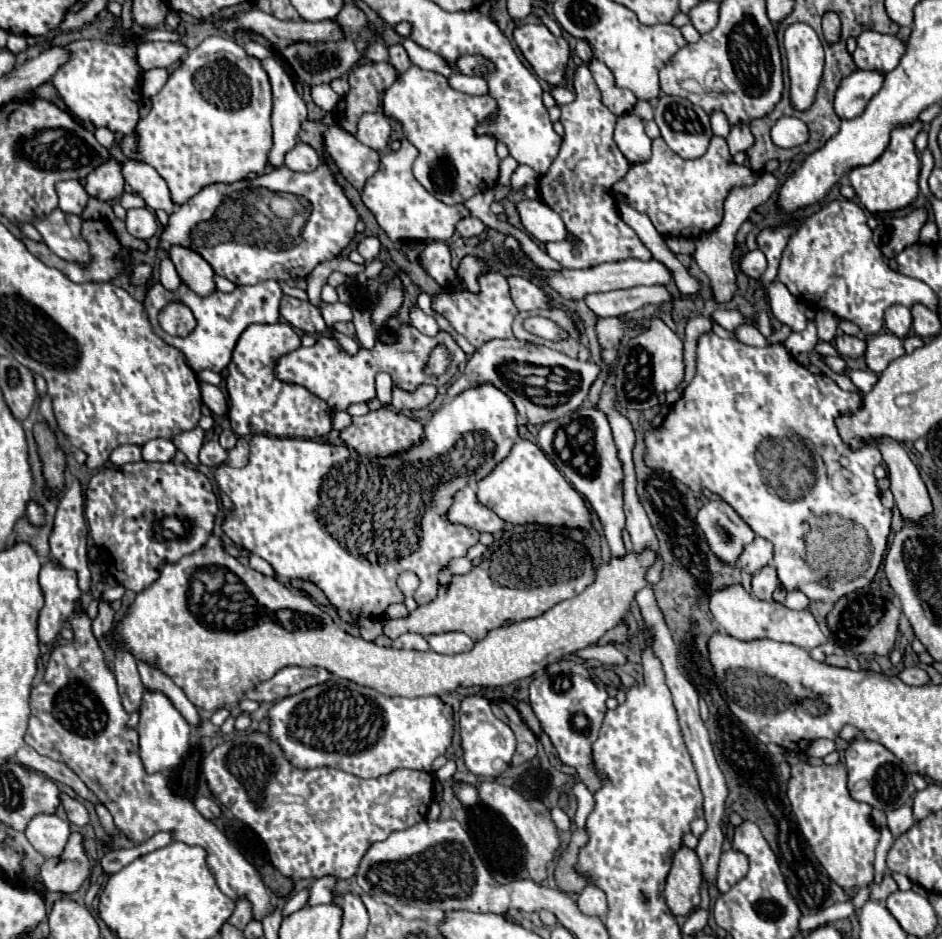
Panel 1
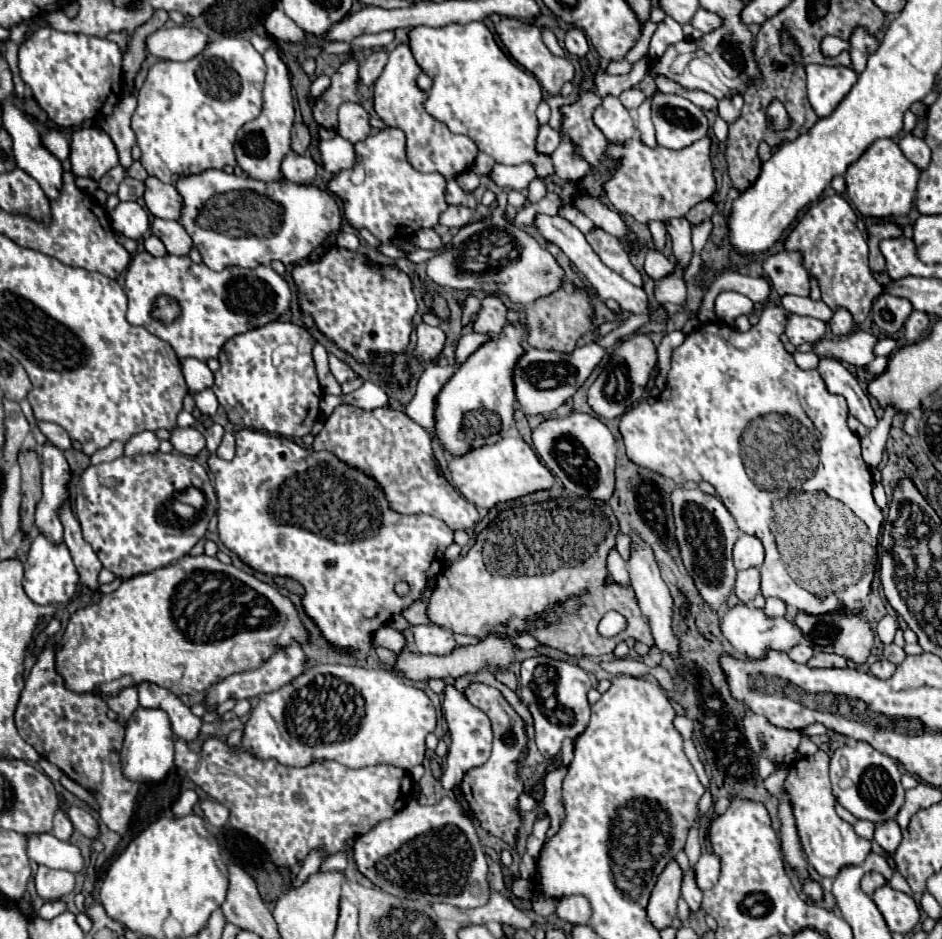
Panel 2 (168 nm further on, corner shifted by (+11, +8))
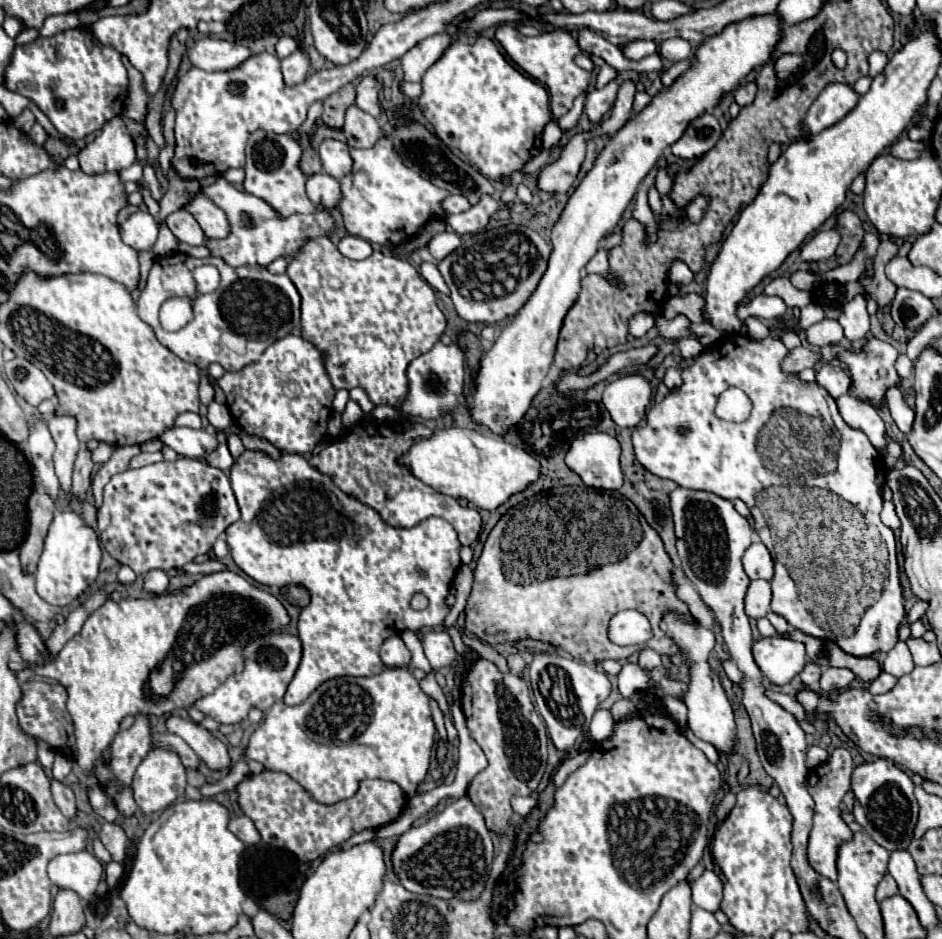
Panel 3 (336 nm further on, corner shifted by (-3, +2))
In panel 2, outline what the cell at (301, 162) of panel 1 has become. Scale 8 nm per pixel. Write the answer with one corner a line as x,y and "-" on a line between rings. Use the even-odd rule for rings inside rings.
289,152
285,156
285,160
281,162
281,172
291,182
307,184
313,180
313,176
317,172
317,164
313,162
311,156
299,156
295,152

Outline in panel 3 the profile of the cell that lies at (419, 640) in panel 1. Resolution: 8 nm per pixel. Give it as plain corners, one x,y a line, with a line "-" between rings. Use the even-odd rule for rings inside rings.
399,634
389,636
383,646
381,646
381,660
385,666
389,668
401,668
401,666
409,666
411,662
411,652
407,650
407,646
403,644

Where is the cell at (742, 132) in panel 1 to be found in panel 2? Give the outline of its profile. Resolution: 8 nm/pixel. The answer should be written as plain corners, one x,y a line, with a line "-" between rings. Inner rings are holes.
737,94
733,98
725,98
719,102
719,116
727,122
727,124
733,124
733,120
737,120
737,116
741,114
741,108
743,108
743,98

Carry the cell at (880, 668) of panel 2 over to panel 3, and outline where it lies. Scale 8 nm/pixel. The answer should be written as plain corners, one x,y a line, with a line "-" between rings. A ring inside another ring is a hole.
881,672
881,674
871,682
869,690
871,690
871,694
885,694
885,692
889,692
895,684
897,684
897,678
895,678
895,676
891,676
891,674
887,674
887,672

